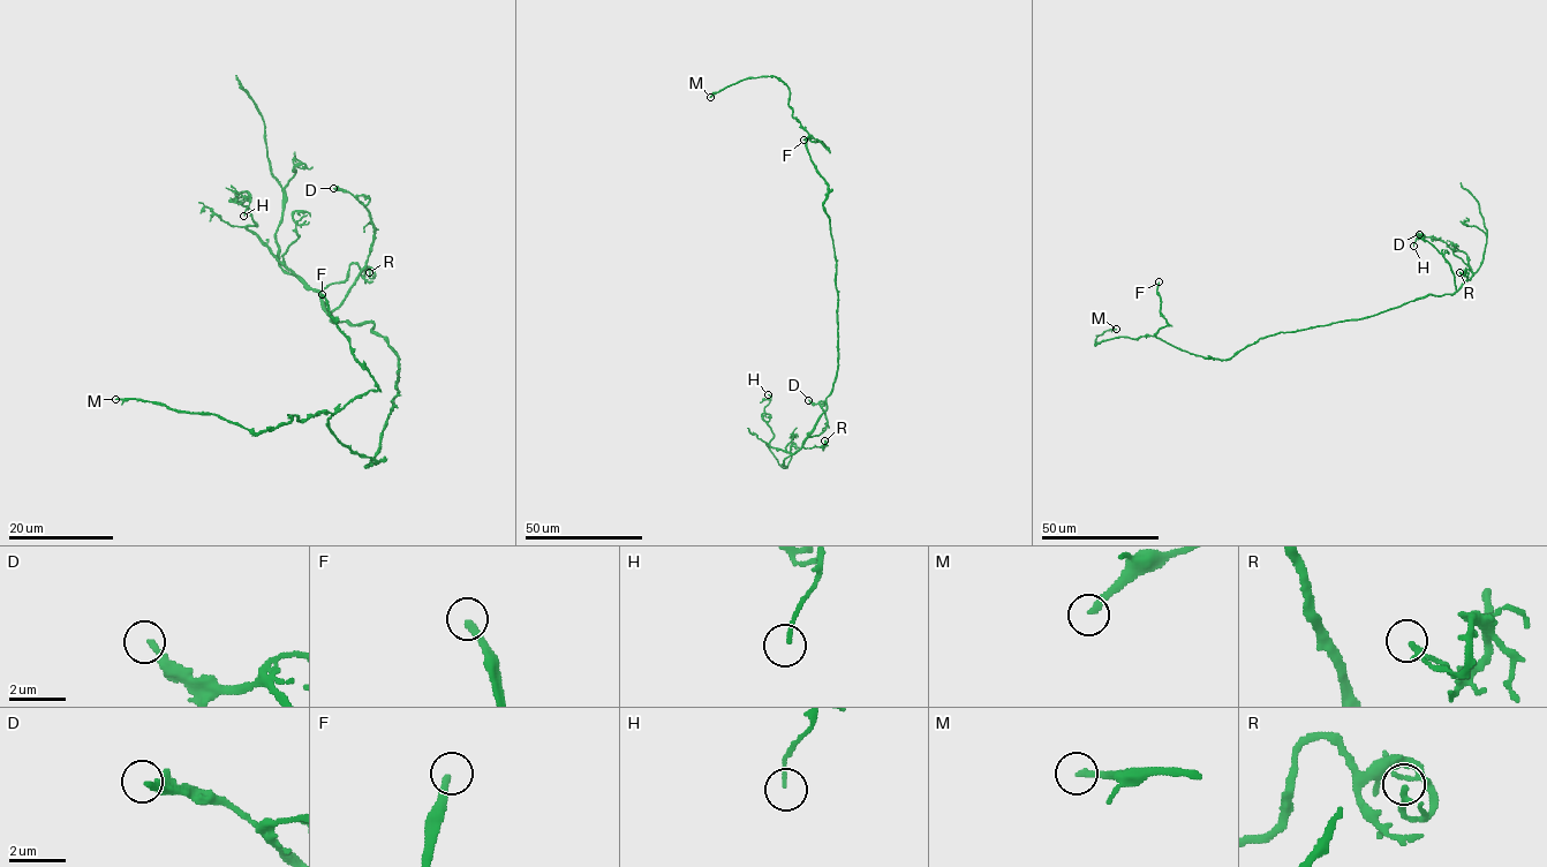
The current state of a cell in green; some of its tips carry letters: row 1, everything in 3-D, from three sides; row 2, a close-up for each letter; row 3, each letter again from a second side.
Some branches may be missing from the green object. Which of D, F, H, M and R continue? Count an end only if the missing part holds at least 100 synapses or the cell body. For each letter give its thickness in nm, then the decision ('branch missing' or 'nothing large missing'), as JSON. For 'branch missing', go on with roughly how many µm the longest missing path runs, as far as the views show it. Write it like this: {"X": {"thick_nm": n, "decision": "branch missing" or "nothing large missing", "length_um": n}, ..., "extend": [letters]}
{"D": {"thick_nm": 240, "decision": "nothing large missing"}, "F": {"thick_nm": 240, "decision": "branch missing", "length_um": 140}, "H": {"thick_nm": 110, "decision": "nothing large missing"}, "M": {"thick_nm": 240, "decision": "branch missing", "length_um": 70}, "R": {"thick_nm": 240, "decision": "nothing large missing"}, "extend": ["F", "M"]}

